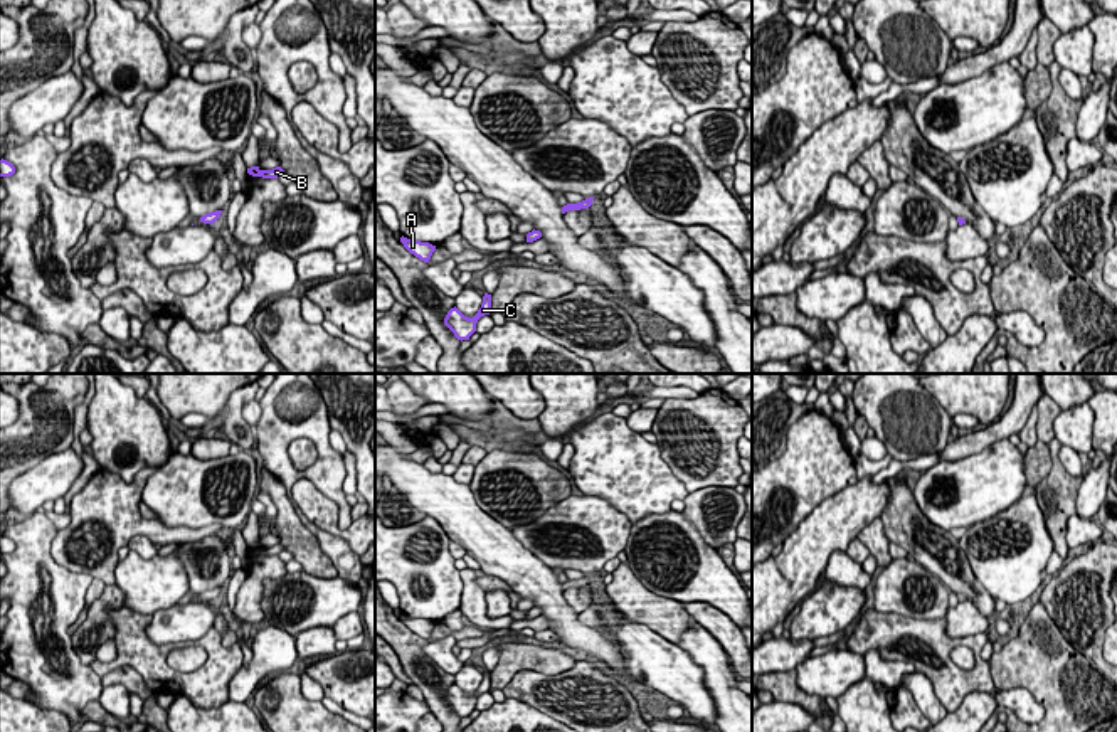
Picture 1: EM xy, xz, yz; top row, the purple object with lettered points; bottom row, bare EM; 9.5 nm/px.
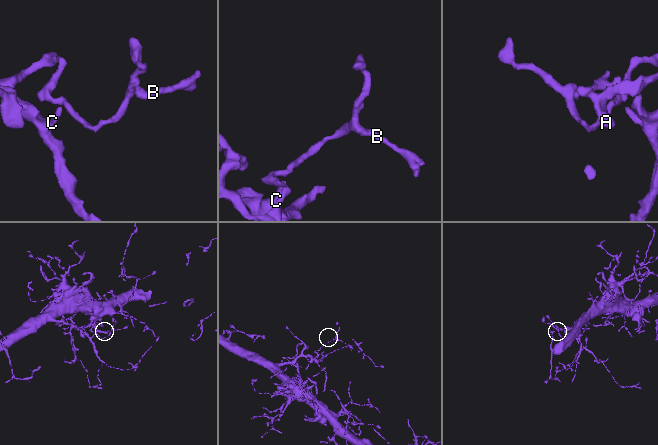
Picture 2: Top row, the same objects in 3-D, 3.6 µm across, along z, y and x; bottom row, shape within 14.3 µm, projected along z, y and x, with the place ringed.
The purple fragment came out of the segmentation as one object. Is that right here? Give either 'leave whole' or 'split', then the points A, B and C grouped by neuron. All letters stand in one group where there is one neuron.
leave whole | A B C

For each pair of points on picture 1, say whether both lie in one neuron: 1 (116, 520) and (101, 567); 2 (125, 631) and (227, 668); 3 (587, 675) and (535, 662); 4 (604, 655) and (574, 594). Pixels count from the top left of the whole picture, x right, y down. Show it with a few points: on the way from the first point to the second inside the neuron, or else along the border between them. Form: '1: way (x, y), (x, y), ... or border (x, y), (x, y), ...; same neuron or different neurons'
1: way (115, 532), (110, 556); same neuron
2: way (148, 657), (169, 675), (202, 678); same neuron
3: border (577, 662), (559, 673), (527, 670); different neurons
4: border (562, 591), (567, 604), (577, 615); different neurons

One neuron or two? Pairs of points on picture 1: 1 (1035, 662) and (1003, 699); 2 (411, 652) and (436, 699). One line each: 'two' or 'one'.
1: two
2: one

